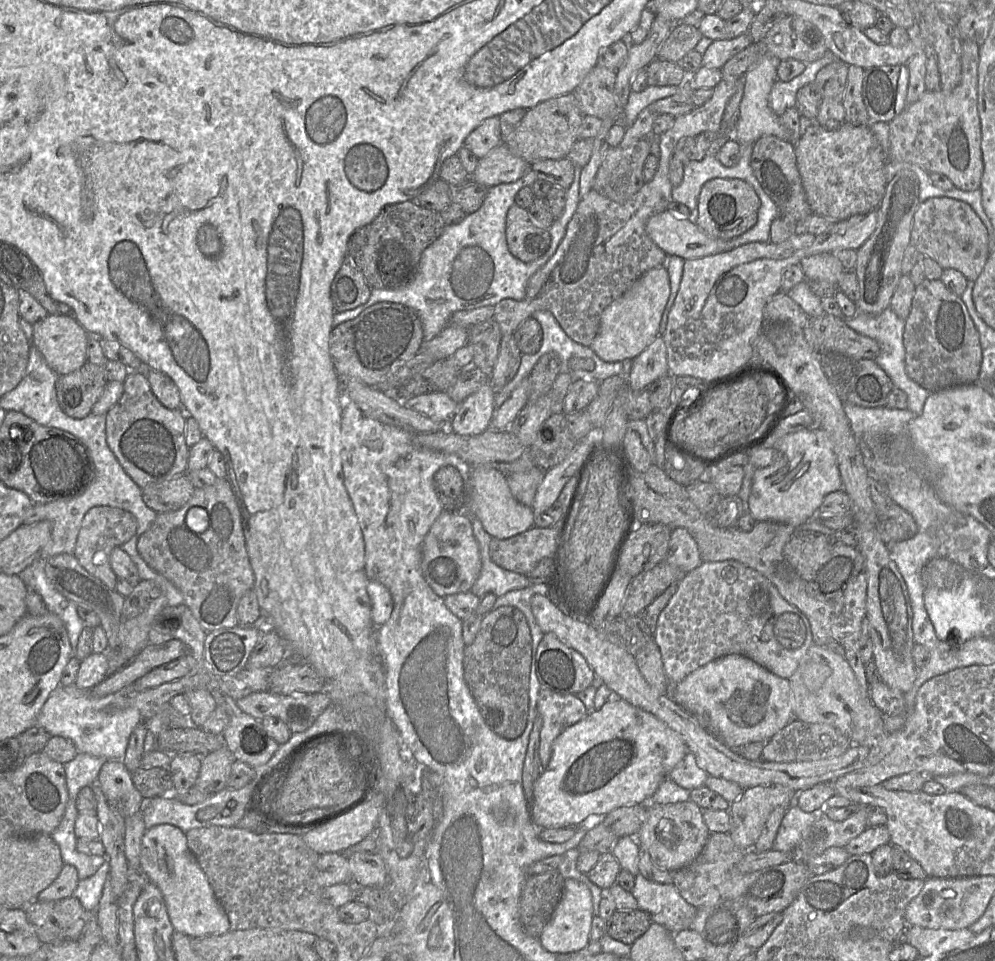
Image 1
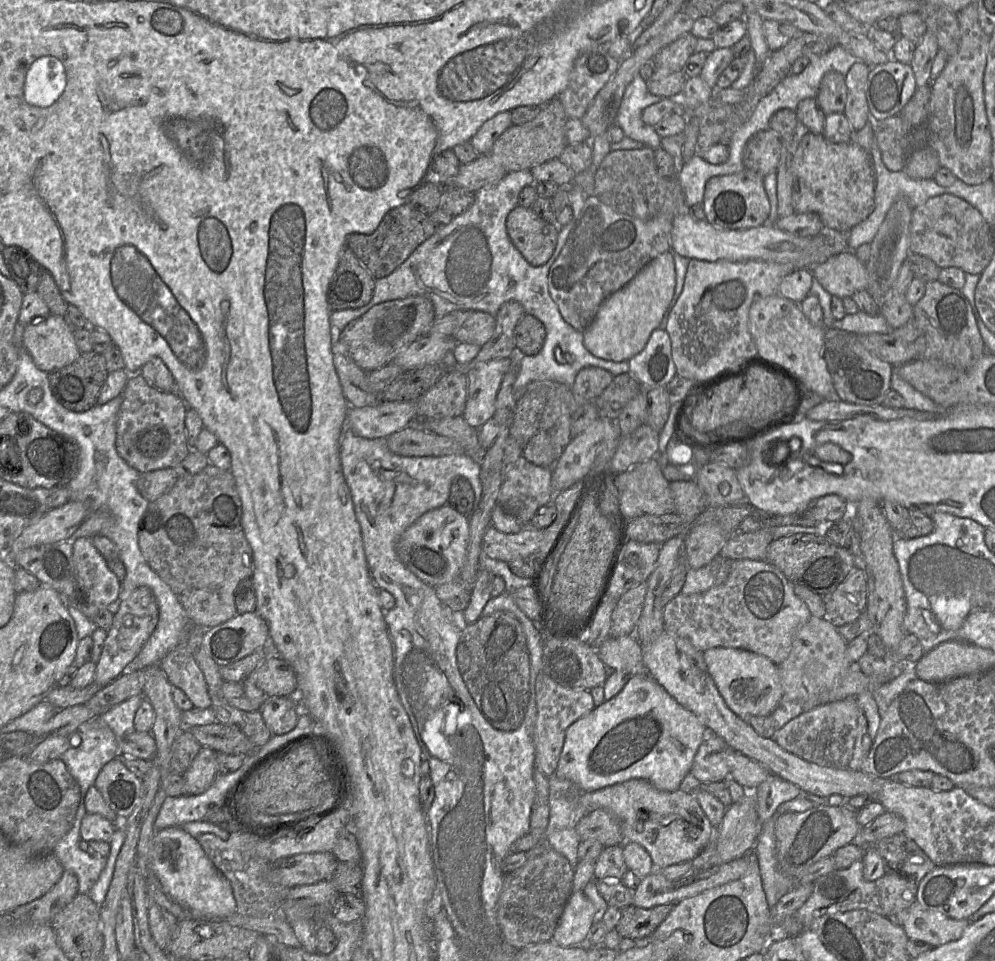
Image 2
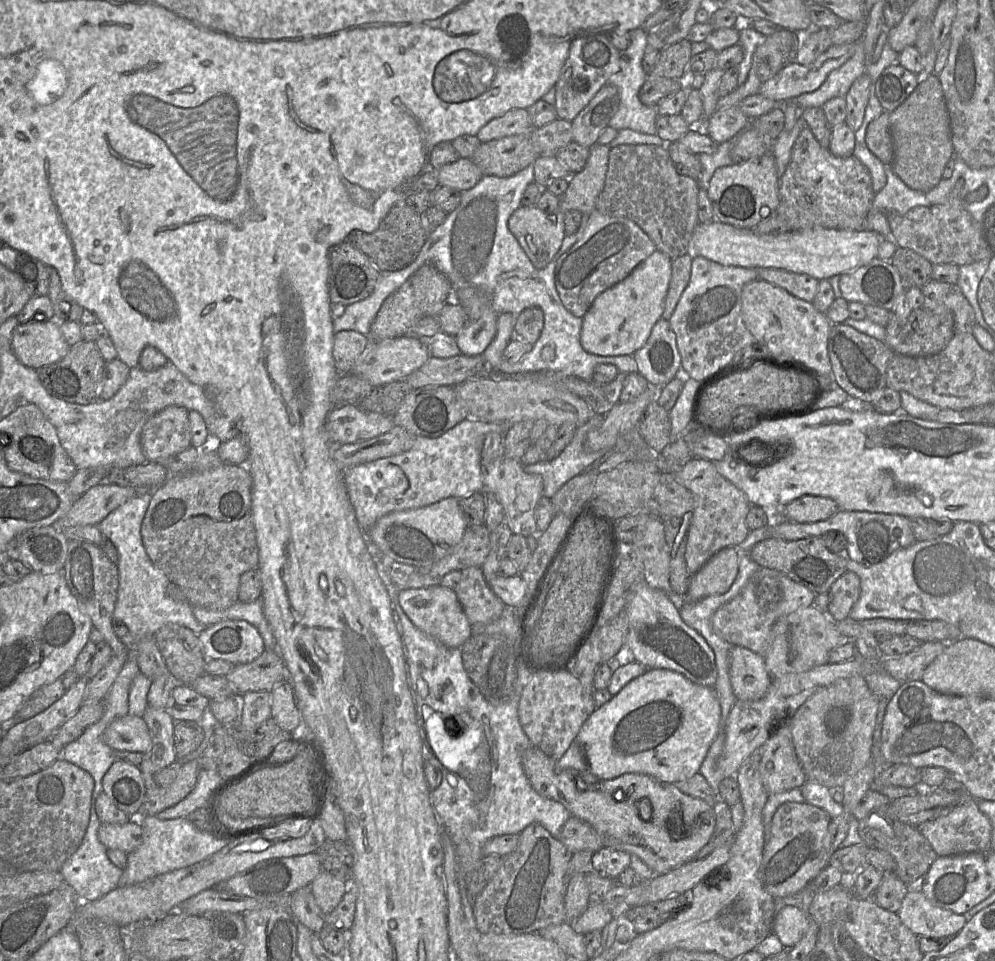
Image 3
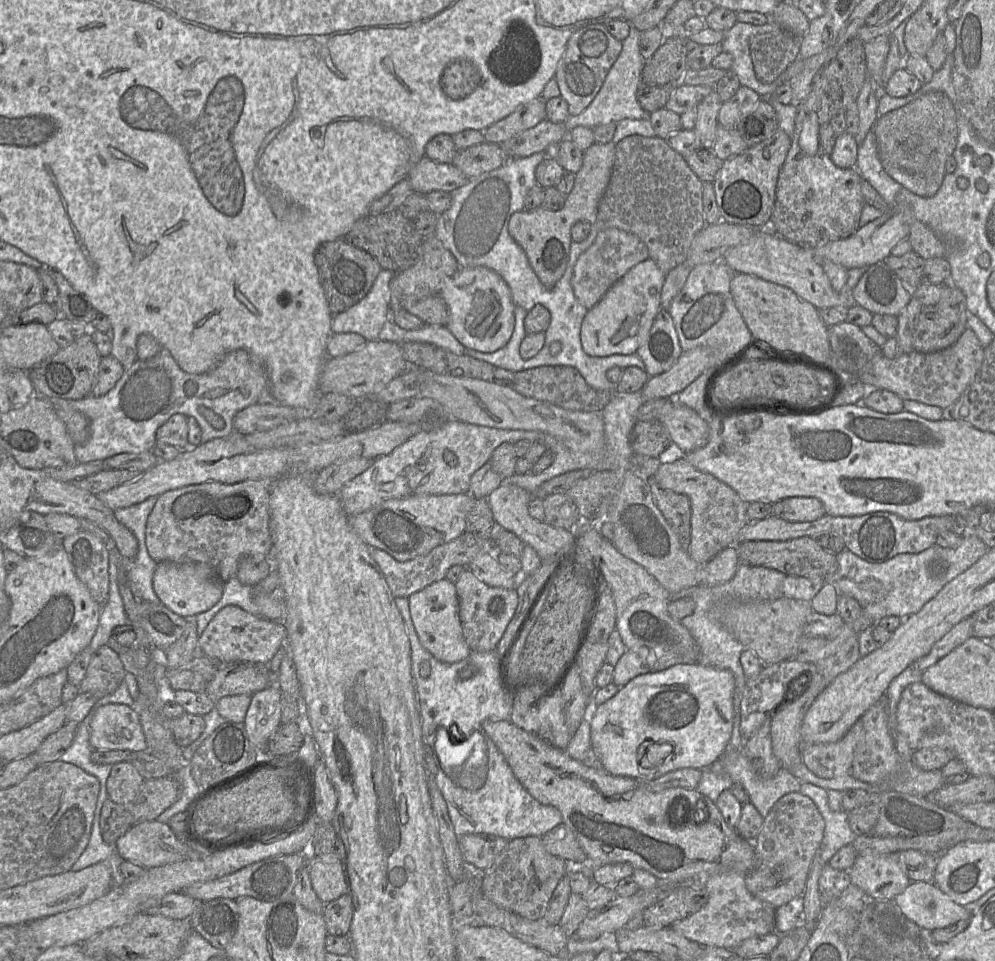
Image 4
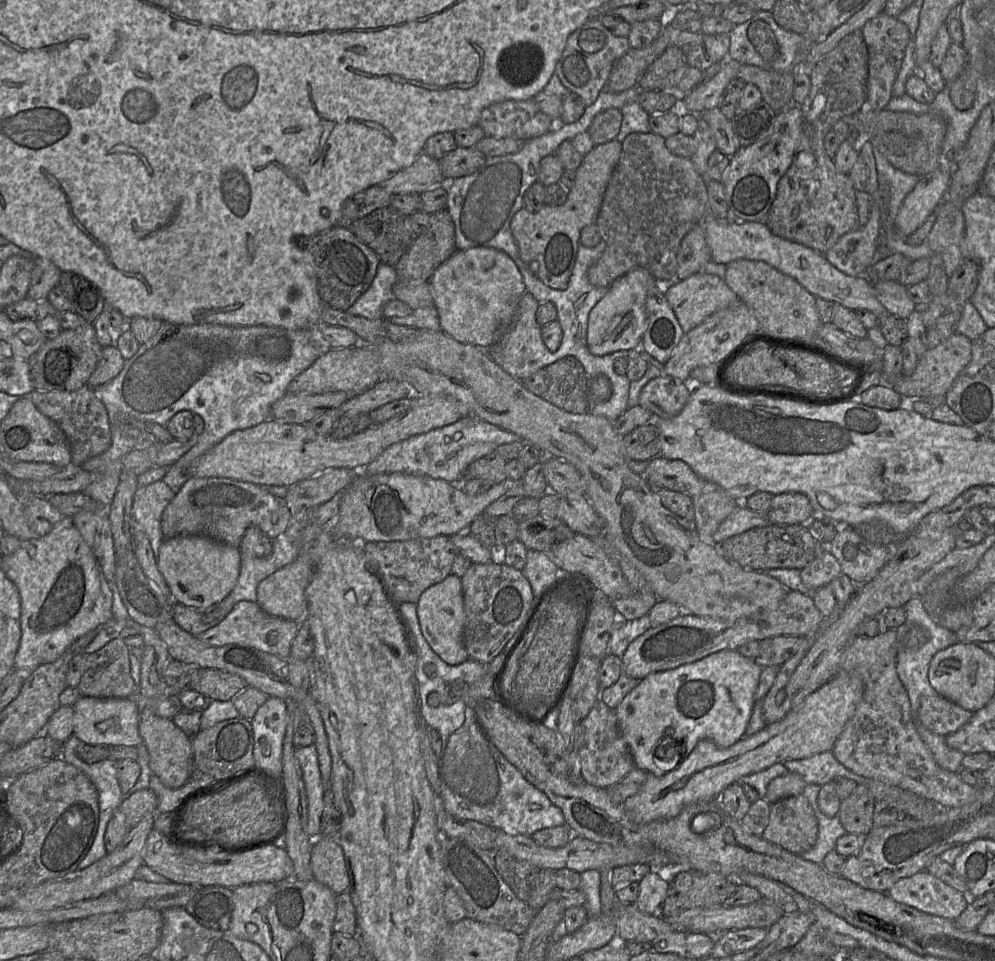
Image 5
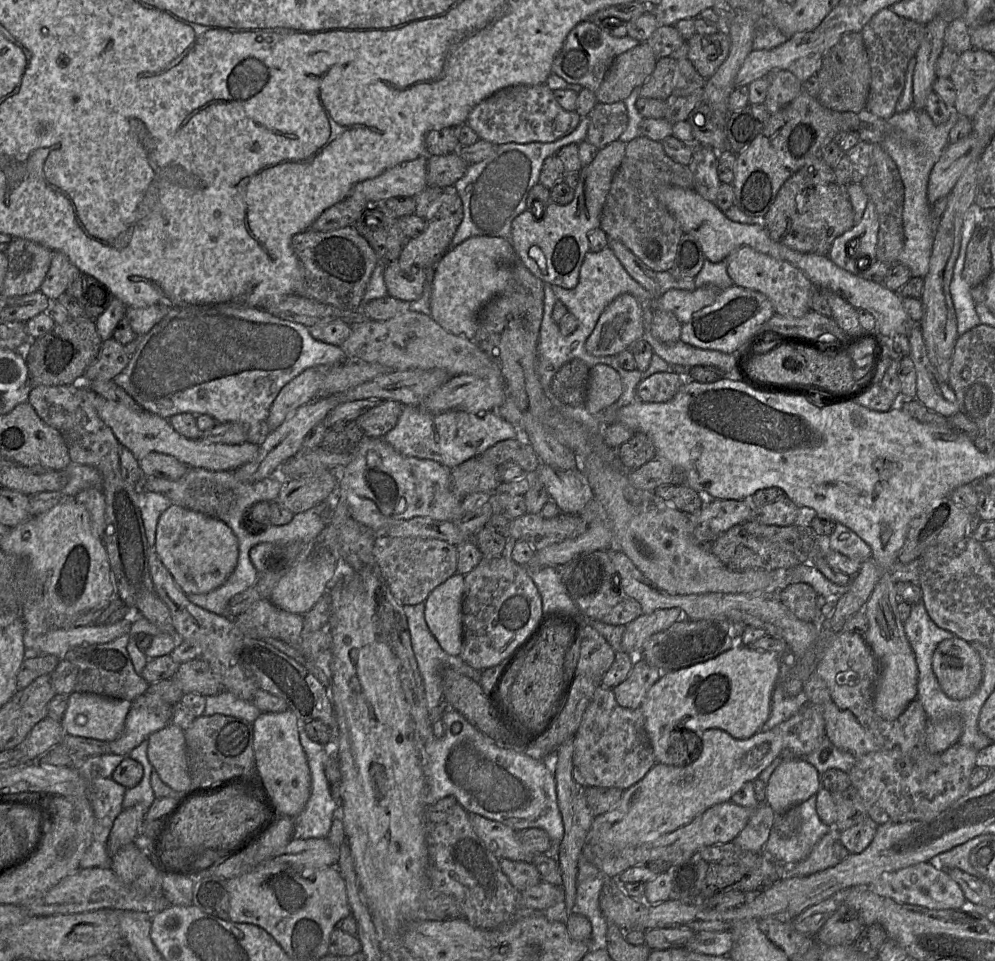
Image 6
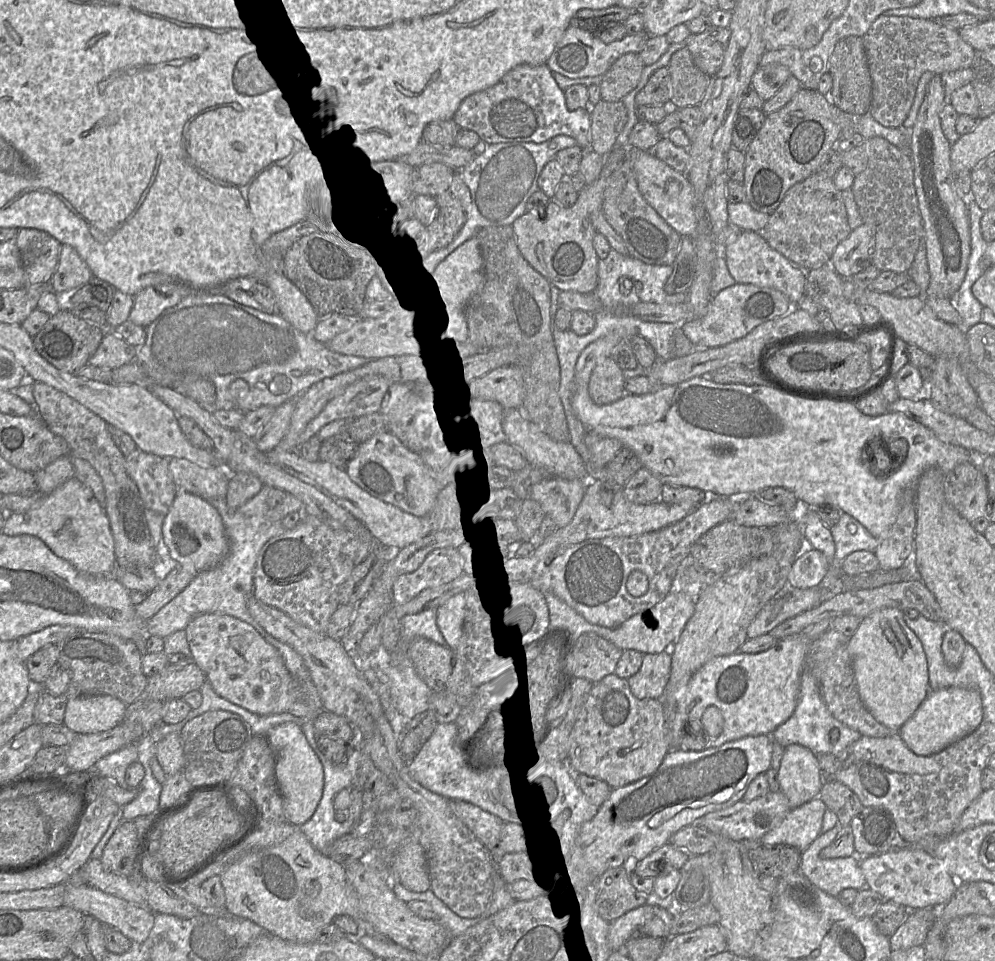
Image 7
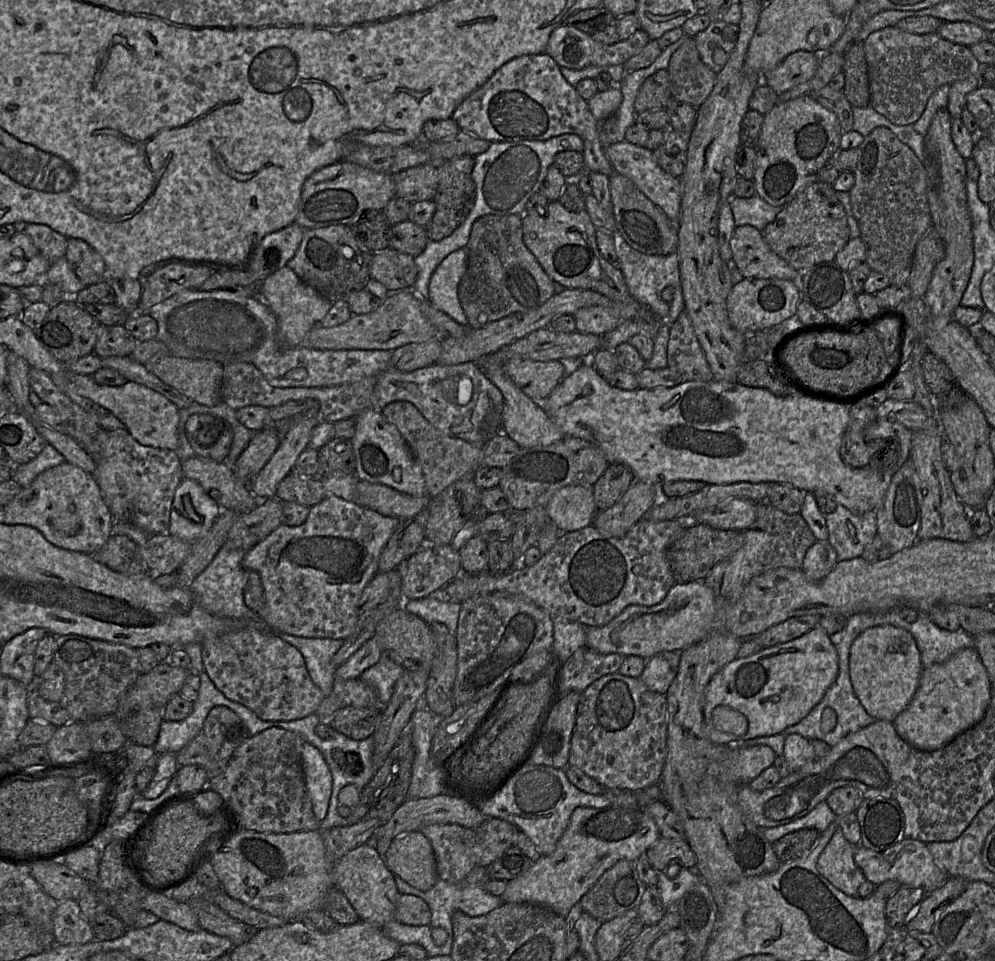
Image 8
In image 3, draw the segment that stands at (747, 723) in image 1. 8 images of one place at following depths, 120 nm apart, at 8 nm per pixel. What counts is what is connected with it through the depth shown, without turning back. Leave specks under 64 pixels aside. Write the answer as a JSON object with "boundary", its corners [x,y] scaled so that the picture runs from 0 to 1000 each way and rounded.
{"boundary":[[[737,672],[733,678],[733,703],[740,727],[749,729],[766,726],[776,708],[768,685],[744,672]]]}

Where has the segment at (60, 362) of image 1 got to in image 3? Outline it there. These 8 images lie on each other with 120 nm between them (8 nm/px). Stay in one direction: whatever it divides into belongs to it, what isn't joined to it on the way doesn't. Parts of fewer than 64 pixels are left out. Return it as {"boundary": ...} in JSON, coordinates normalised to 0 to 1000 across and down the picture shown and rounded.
{"boundary":[[[41,327],[40,334],[32,333],[24,337],[18,337],[12,349],[12,363],[17,374],[23,380],[33,384],[38,384],[60,375],[70,362],[61,347],[59,335],[56,333],[43,333],[44,328]]]}

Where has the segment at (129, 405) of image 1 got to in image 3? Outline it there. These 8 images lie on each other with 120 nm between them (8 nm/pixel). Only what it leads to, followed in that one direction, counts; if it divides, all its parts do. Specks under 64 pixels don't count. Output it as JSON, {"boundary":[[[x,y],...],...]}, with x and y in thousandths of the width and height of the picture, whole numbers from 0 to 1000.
{"boundary":[[[169,422],[152,433],[145,441],[141,461],[149,481],[164,479],[192,464],[189,427]]]}

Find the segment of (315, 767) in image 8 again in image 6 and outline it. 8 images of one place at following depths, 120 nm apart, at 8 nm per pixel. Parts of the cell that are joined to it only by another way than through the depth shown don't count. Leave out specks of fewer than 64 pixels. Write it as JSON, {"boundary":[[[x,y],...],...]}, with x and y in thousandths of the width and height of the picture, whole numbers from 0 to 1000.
{"boundary":[[[292,739],[264,741],[253,752],[256,801],[277,848],[298,850],[313,826],[313,805],[301,770],[299,747]]]}

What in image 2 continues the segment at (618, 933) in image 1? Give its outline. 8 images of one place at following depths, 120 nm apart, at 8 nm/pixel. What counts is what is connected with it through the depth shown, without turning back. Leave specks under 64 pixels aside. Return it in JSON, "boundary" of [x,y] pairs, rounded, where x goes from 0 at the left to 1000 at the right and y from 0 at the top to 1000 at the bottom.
{"boundary":[[[677,940],[659,942],[654,945],[638,943],[627,944],[623,948],[622,958],[618,965],[624,976],[635,978],[653,974],[669,956]]]}

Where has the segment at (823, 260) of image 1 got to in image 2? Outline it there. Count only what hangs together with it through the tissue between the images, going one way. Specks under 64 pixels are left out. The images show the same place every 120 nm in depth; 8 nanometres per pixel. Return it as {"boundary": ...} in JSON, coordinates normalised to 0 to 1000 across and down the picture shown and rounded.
{"boundary":[[[851,260],[844,264],[838,265],[832,268],[830,272],[821,275],[817,279],[806,279],[814,280],[818,290],[820,290],[823,296],[836,308],[841,308],[845,311],[849,309],[855,309],[858,305],[862,303],[872,303],[872,285],[870,277],[866,274],[858,264],[858,261]]]}

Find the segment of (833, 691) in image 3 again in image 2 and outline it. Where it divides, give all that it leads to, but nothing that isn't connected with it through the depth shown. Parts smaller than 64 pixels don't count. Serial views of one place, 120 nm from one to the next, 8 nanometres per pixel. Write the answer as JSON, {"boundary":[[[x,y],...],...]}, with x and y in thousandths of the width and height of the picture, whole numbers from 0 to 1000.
{"boundary":[[[860,725],[822,734],[793,750],[778,769],[788,780],[827,798],[854,799],[862,755],[863,738]]]}

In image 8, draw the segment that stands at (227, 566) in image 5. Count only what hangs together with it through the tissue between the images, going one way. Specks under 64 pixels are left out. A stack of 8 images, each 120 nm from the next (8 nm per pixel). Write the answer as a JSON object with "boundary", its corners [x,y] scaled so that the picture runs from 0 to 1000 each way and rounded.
{"boundary":[[[184,497],[175,514],[168,556],[194,565],[209,555],[222,532],[199,502]]]}

